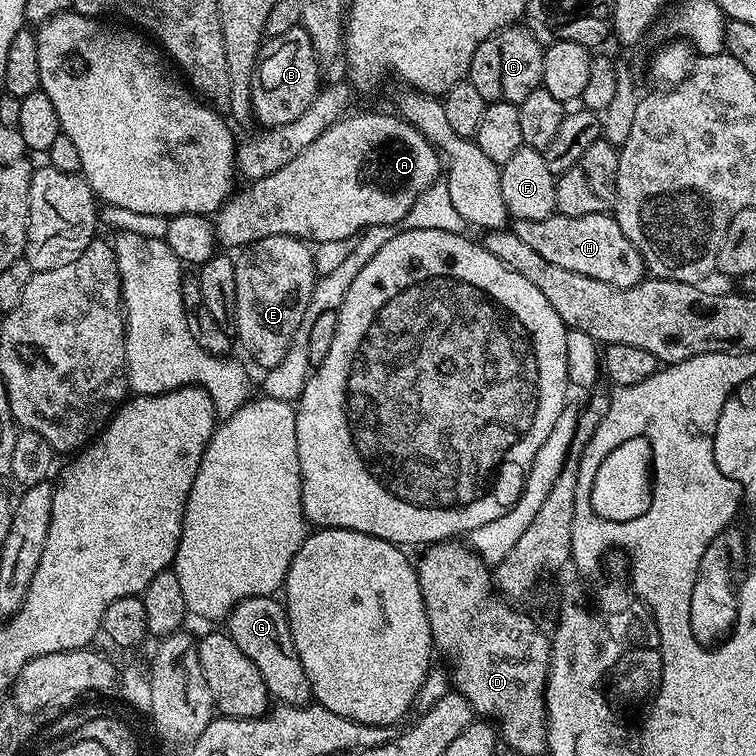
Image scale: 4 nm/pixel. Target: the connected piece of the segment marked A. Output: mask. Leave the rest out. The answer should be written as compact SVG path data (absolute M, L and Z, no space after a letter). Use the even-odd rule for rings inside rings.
M360 112L357 116L352 115L345 115L337 120L335 124L330 125L321 136L314 138L314 142L310 142L310 146L306 146L306 150L302 150L302 154L298 154L298 158L294 158L294 162L286 162L286 166L282 166L282 170L274 170L274 174L266 174L266 178L253 180L247 186L244 186L248 188L242 189L241 192L239 189L235 194L229 196L228 201L222 205L220 211L215 213L214 216L217 245L224 250L232 250L228 248L243 250L248 245L258 242L267 236L296 236L299 240L317 245L324 242L334 242L335 239L353 239L357 233L370 226L380 226L382 224L389 226L399 225L403 217L411 210L415 200L428 187L441 179L441 153L410 122L404 120L400 115L391 114L391 116L387 116L384 112Z

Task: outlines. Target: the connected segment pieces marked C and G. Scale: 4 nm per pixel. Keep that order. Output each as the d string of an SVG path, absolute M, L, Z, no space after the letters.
M527 27L502 28L486 38L478 50L474 50L474 58L468 67L467 83L472 84L487 103L510 102L520 105L526 94L542 85L544 49L545 45L534 39Z
M249 596L237 599L226 616L226 631L238 650L258 666L269 697L280 704L307 704L313 699L310 678L302 670L302 658L294 646L288 625L288 609L276 596Z

